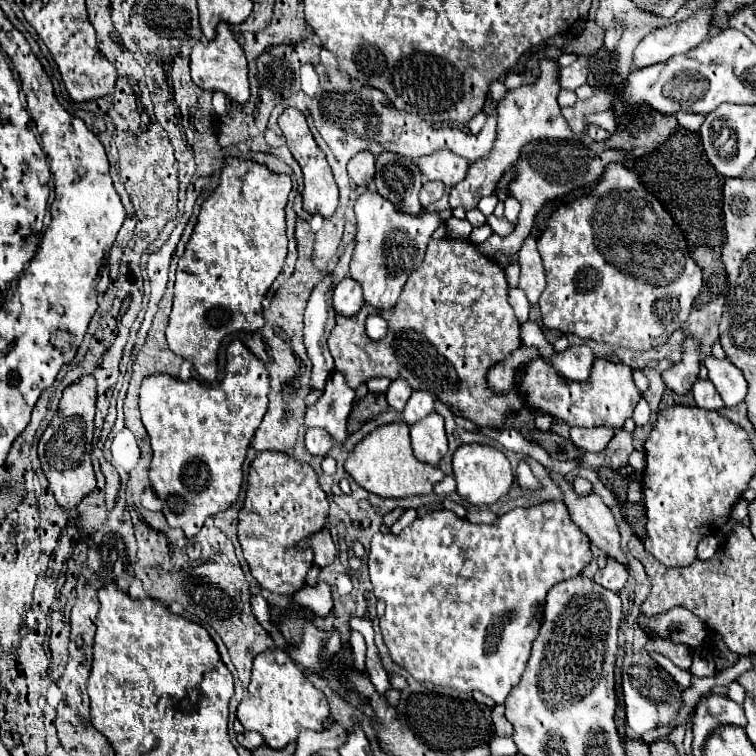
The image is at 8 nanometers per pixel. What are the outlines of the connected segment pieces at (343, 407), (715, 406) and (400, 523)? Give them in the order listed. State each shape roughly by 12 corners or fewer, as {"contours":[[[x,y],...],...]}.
{"contours":[[[332,373],[304,423],[324,427],[338,445],[348,439],[346,419],[354,391]],[[698,379],[692,395],[698,407],[718,411],[722,397],[708,379]],[[406,509],[402,517],[390,527],[400,533],[416,519],[416,509]]]}

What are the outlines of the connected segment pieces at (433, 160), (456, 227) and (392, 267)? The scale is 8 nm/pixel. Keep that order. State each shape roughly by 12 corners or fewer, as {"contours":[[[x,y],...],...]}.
{"contours":[[[442,149],[418,159],[426,179],[454,187],[470,161]],[[464,219],[446,221],[448,235],[468,237],[472,225]],[[376,191],[356,201],[350,277],[390,309],[440,215]]]}

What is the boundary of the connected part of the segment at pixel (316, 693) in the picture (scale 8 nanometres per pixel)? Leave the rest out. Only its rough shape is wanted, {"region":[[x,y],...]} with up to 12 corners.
{"region":[[288,649],[254,659],[236,717],[282,749],[322,731],[326,695]]}

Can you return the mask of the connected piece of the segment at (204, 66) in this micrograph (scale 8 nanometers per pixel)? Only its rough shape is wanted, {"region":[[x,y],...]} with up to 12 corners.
{"region":[[228,23],[192,47],[192,81],[236,103],[250,97],[248,61]]}

